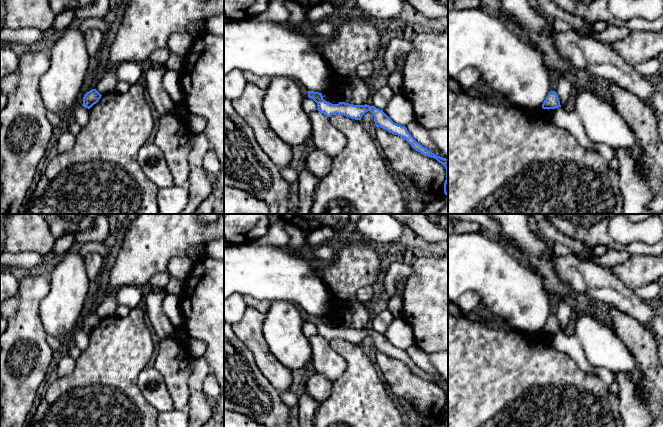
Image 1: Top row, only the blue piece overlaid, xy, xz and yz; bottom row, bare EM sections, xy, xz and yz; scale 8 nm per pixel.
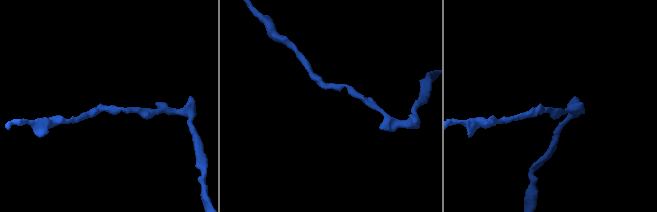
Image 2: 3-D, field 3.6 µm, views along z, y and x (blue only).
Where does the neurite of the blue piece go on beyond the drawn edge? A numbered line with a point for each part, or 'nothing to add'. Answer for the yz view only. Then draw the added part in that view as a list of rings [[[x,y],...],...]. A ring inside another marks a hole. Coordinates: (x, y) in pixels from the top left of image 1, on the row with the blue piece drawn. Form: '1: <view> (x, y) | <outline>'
nothing to add

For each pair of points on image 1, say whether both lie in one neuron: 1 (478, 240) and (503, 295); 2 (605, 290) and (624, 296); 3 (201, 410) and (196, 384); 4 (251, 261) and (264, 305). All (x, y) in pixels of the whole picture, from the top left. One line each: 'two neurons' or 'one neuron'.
1: one neuron
2: one neuron
3: one neuron
4: two neurons

